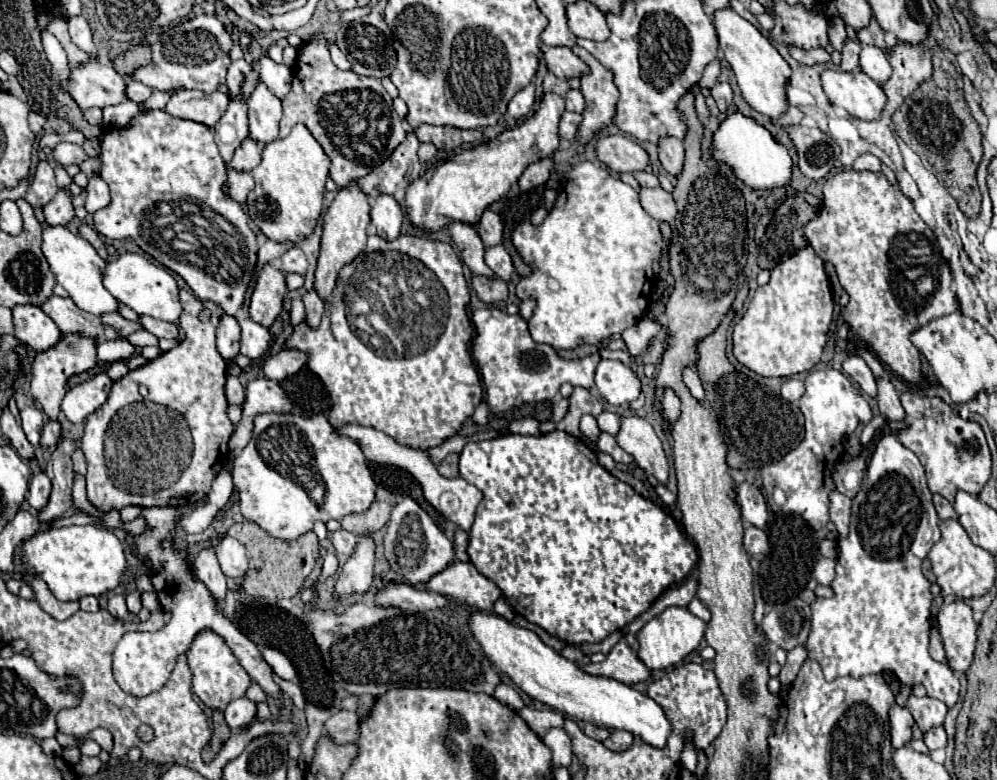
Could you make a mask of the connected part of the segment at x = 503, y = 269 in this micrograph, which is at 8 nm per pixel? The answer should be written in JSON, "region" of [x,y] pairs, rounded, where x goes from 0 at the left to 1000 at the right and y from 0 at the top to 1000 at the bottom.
{"region":[[[504,313],[495,315],[495,318],[487,318],[487,338],[495,346],[495,351],[506,359],[506,362],[512,362],[514,359],[514,351],[516,351],[516,341],[514,341],[514,331],[512,326],[508,323],[508,318]]]}

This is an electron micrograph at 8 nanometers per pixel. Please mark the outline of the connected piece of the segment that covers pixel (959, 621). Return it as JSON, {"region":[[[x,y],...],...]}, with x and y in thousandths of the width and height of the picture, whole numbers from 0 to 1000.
{"region":[[[959,769],[955,774],[947,774],[939,795],[945,813],[951,856],[957,862],[971,859],[977,841],[981,808],[981,800],[975,792],[975,779],[969,772]]]}

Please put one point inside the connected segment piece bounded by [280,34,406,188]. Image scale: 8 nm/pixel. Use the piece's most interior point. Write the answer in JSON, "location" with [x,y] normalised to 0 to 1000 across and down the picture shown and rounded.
{"location":[352,149]}

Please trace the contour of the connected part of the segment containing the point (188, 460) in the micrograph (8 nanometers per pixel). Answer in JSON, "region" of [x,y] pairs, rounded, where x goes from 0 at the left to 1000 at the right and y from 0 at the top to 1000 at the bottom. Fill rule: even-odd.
{"region":[[[181,372],[183,379],[191,379],[193,387],[185,390],[181,405],[185,426],[181,444],[114,490],[106,518],[86,536],[80,567],[88,592],[88,641],[100,654],[132,646],[140,651],[195,649],[209,636],[223,587],[229,582],[233,541],[227,531],[227,467],[217,449],[217,421],[223,395],[215,387],[203,387],[187,372]],[[140,492],[148,492],[150,505],[146,510],[138,503]],[[134,515],[152,515],[169,526],[124,526]],[[177,528],[187,538],[193,559],[187,572],[183,556],[175,549]]]}

